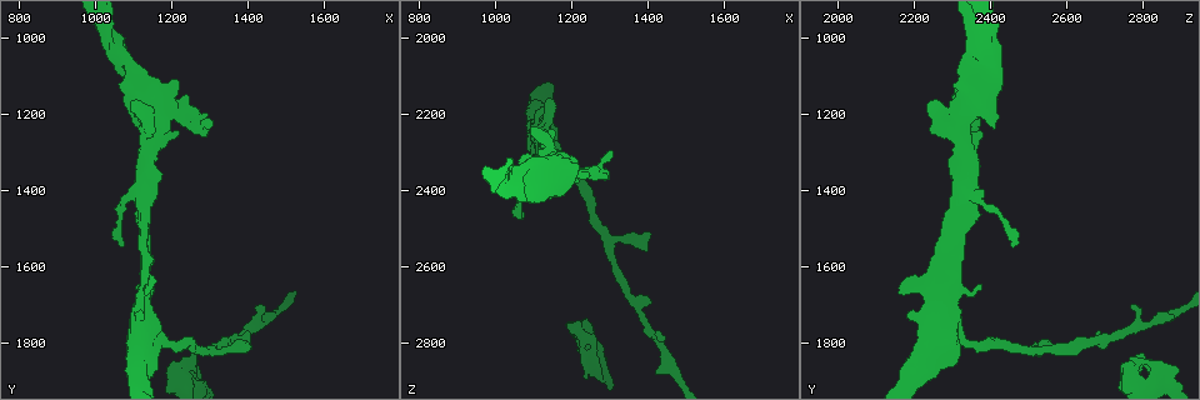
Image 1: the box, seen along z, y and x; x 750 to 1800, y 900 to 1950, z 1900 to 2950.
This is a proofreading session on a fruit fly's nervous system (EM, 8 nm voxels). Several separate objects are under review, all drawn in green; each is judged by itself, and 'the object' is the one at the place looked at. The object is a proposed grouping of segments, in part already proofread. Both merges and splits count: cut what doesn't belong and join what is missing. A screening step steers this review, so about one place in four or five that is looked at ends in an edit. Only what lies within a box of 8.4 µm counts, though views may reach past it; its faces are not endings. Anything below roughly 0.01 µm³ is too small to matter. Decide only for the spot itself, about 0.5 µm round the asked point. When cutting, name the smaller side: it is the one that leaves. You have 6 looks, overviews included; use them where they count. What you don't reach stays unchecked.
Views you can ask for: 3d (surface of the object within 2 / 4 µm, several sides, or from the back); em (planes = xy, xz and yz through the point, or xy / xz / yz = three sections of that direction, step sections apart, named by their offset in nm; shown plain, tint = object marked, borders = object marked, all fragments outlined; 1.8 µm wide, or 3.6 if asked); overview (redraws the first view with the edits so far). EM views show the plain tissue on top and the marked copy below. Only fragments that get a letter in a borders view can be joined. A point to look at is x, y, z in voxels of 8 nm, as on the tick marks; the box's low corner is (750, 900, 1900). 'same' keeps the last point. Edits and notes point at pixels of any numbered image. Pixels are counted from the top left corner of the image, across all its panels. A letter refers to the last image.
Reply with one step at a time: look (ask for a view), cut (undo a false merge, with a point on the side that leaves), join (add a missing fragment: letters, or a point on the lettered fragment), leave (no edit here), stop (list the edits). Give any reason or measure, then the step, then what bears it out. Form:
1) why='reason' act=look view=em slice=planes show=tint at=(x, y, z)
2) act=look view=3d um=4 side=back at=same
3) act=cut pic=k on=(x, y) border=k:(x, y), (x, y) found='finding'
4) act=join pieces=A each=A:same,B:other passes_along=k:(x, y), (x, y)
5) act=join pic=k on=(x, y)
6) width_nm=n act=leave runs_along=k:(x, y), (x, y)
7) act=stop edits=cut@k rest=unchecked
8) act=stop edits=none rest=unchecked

why='an open end' act=look view=em slice=xz step=16 show=borders at=(1260, 1825, 2795)

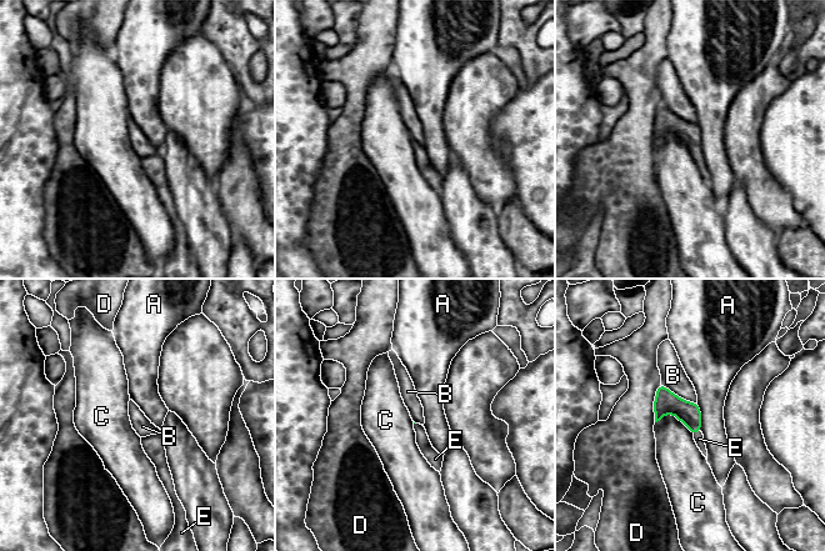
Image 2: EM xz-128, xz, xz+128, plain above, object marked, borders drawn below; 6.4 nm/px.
longest_contact=C:260nm act=join pieces=E each=A:other,B:other,C:other,D:other,E:same found='the neuron continues'

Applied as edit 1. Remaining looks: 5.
act=look view=overview

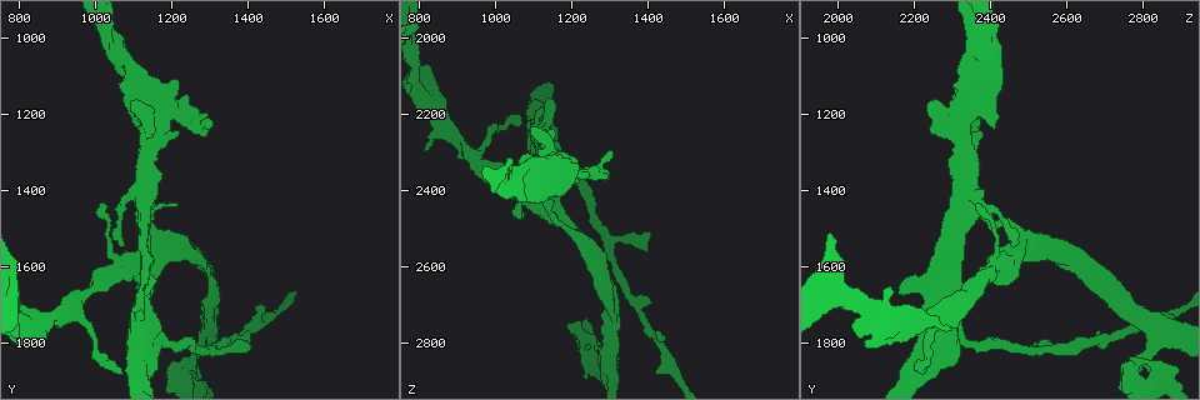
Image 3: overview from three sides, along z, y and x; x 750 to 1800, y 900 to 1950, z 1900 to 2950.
why='thin end' act=look view=3d um=4 at=(1405, 1810, 2515)

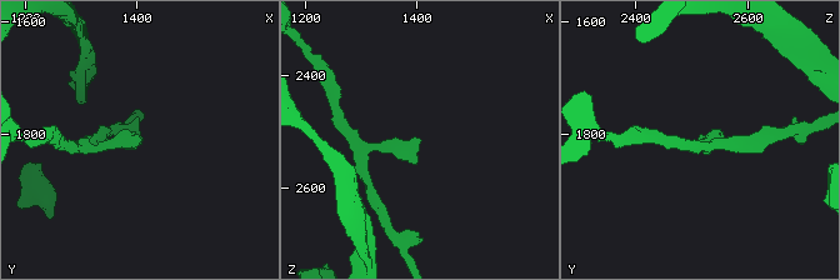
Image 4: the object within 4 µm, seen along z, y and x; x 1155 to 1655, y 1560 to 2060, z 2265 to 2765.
why='shape alone is not enough' act=look view=em slice=planes show=borders at=(1405, 1815, 2520)

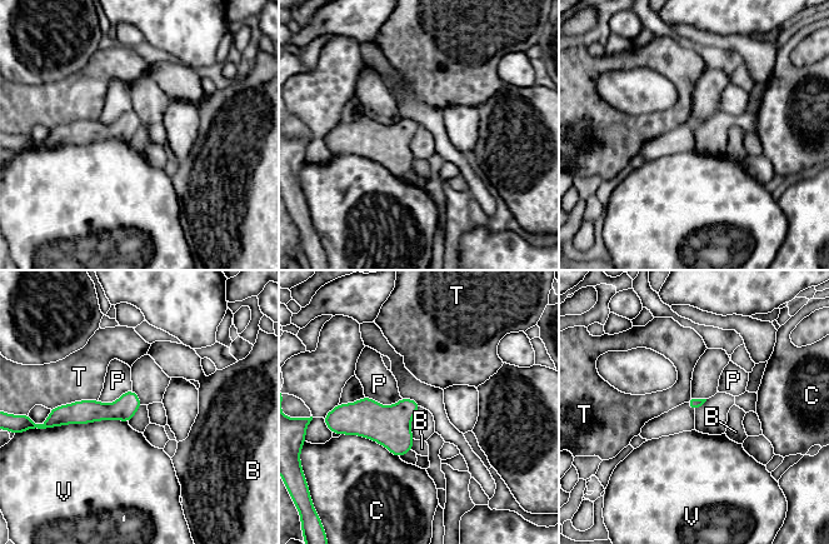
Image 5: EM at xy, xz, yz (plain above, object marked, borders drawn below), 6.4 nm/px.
act=leave each=B:other,C:other,P:other,T:other,V:other border=5:(98, 399), (80, 399), (53, 409) found='no lettered fragment goes on from it'

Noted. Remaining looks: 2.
why='free end' act=look view=3d um=2 side=back at=(1255, 1180, 2345)

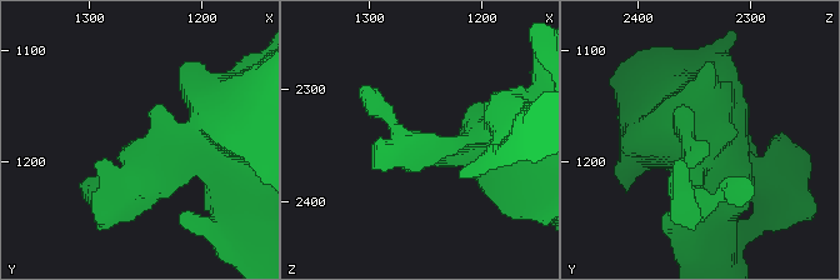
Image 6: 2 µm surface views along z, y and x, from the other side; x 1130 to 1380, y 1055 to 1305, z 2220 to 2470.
act=look view=em slice=planes show=borders at=(1258, 1178, 2342)

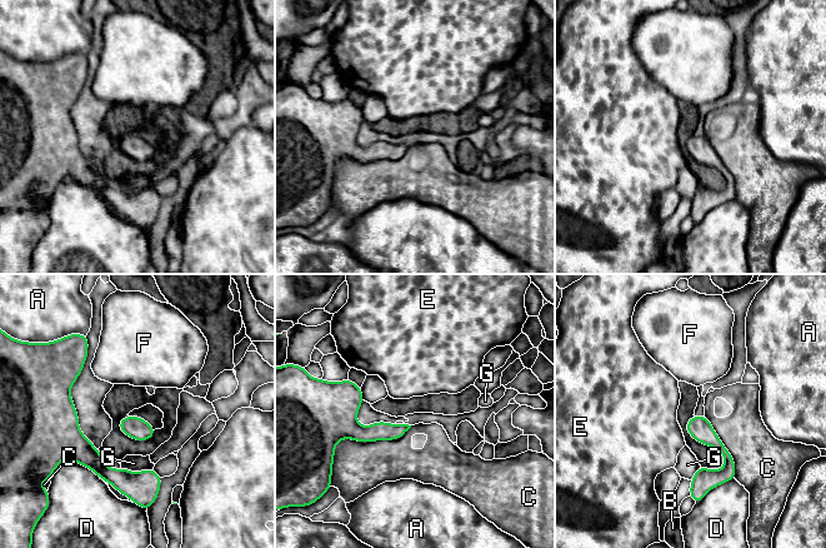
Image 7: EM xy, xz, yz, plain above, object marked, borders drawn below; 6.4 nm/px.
longest_contact=C:500nm act=leave each=A:other,B:other,C:other,D:other,E:other,F:other,G:other found='none of them fits'

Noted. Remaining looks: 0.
act=stop edits=join@2 rest=unchecked

